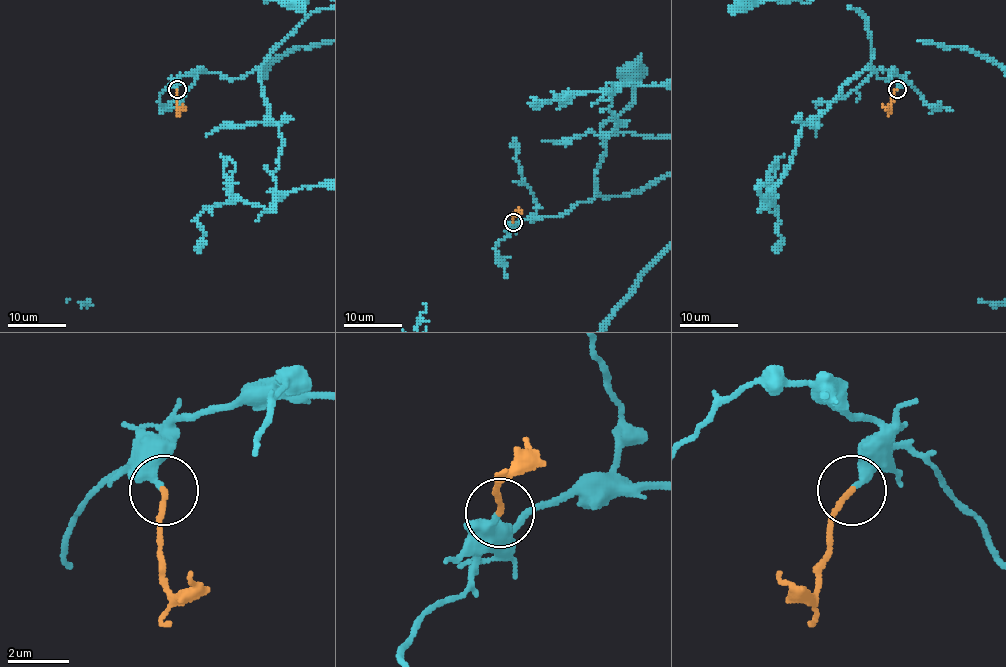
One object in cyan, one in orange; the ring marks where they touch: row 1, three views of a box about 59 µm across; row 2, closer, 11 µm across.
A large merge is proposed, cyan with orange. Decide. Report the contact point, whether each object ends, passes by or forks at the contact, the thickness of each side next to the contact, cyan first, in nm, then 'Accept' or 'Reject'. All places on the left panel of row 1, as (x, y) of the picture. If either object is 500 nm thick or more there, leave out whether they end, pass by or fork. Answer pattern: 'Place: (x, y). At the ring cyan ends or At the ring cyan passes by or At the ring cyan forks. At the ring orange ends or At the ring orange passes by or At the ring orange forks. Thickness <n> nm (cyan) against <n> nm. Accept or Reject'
Place: (177, 89). At the ring cyan ends. At the ring orange ends. Thickness 320 nm (cyan) against 170 nm. Accept

